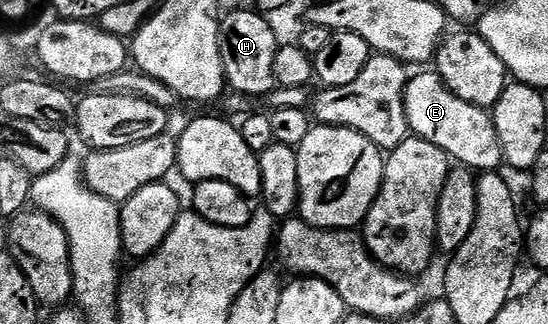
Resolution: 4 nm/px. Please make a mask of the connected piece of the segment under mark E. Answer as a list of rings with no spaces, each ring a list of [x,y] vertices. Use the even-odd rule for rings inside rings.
[[[438,73],[419,74],[410,79],[405,92],[405,112],[410,133],[437,144],[456,163],[472,171],[495,170],[504,165],[503,145],[497,136],[494,117],[484,107],[461,100],[439,78]]]

